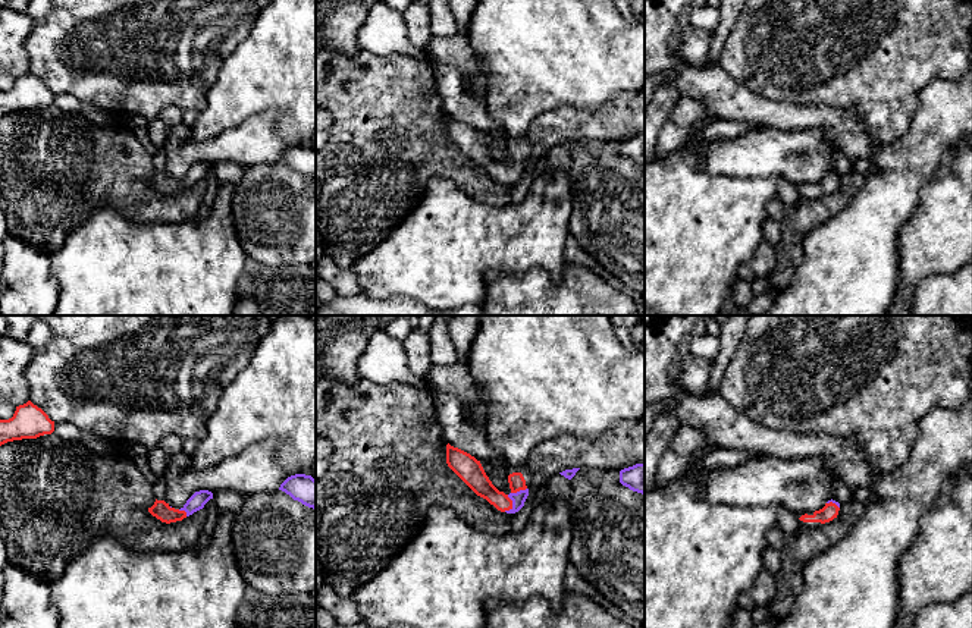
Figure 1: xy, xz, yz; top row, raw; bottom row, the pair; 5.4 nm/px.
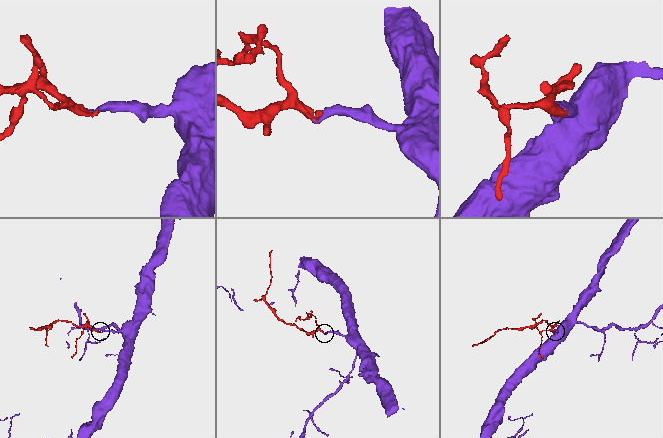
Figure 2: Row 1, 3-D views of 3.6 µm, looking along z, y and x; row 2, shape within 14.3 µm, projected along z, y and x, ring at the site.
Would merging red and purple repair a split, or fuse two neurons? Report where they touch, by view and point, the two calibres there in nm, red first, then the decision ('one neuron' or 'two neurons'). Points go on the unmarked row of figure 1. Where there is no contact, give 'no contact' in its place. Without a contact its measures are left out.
meets red in xz at (511, 176); 120 nm thick on the red side, 70 nm on the other; one neuron

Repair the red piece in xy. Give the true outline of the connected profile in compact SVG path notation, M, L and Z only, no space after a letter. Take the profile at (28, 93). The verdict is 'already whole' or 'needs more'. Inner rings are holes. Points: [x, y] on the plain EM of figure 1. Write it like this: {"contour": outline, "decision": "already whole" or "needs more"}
{"contour": "M28 72L16 78L12 90L0 91L0 117L22 110L37 110L54 103L54 92L48 87Z", "decision": "already whole"}

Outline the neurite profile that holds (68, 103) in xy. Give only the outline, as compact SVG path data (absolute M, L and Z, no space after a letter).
M54 94L53 104L69 114L81 114L81 103L73 95Z

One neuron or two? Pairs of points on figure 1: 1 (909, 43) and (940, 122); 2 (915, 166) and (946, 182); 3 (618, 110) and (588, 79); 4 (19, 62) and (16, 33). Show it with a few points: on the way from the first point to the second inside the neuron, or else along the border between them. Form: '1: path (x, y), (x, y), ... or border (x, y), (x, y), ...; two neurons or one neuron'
1: border (956, 79), (933, 79), (921, 91), (912, 118); two neurons
2: border (955, 150), (921, 188), (916, 207); two neurons
3: border (629, 93), (621, 93), (598, 109), (577, 109); two neurons
4: path (16, 55), (16, 40); one neuron

